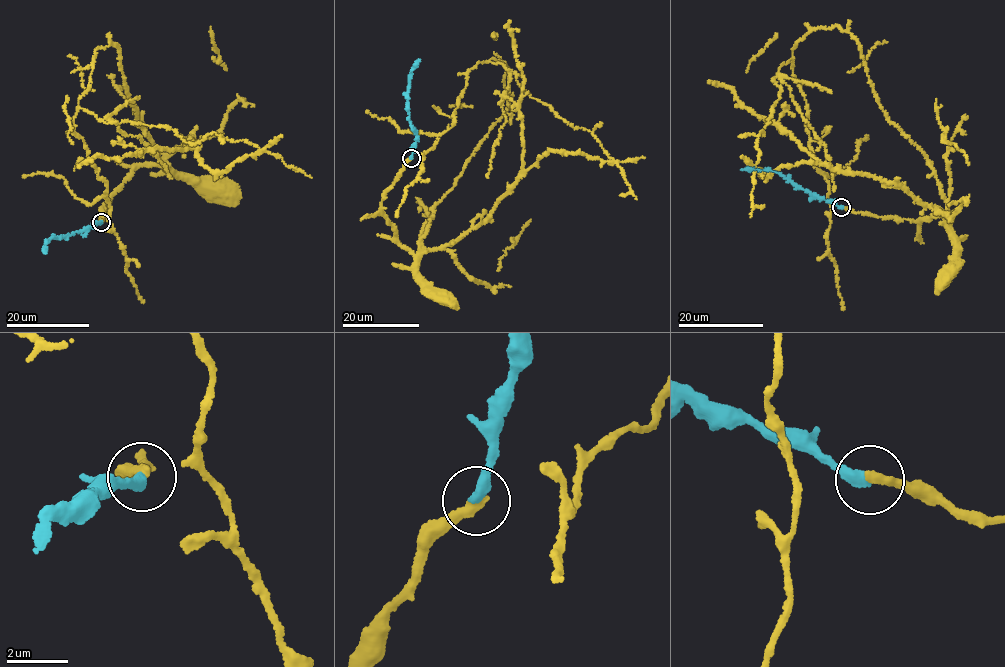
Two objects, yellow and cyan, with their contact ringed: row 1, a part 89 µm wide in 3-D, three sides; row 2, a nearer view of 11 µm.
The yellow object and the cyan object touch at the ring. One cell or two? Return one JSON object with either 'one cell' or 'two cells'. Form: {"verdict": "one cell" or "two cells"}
{"verdict": "one cell"}

